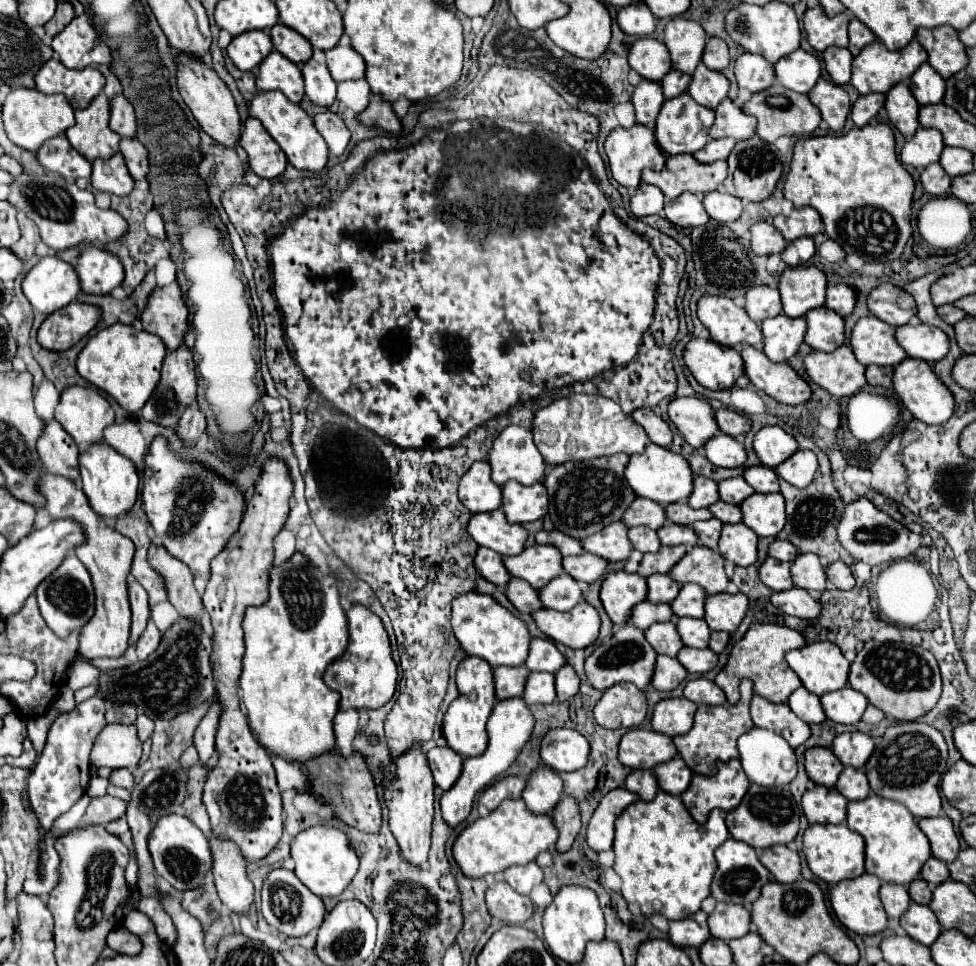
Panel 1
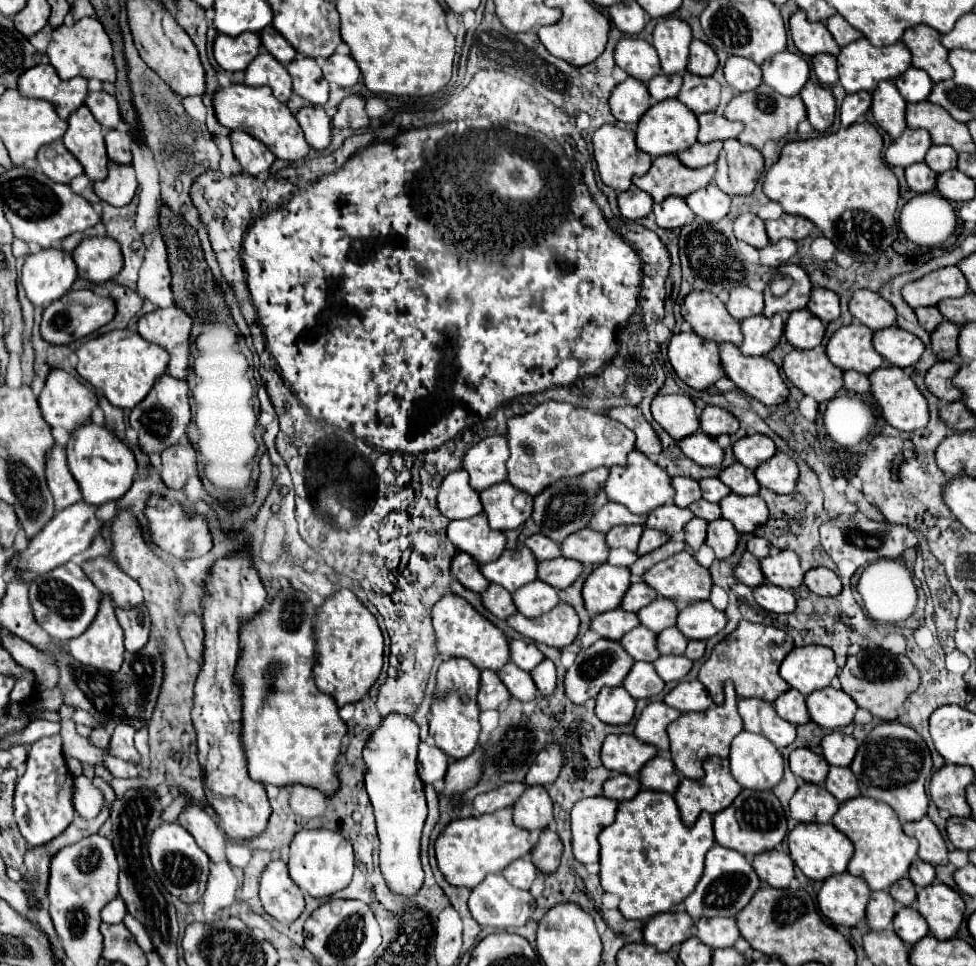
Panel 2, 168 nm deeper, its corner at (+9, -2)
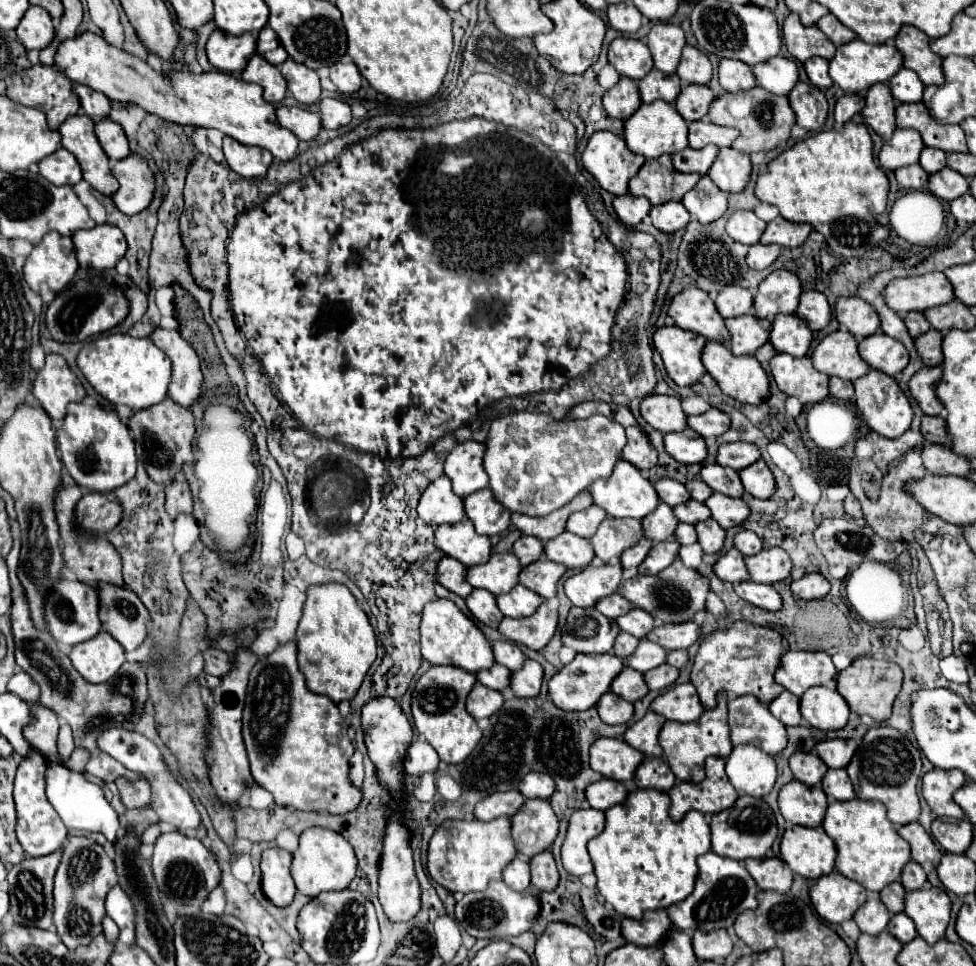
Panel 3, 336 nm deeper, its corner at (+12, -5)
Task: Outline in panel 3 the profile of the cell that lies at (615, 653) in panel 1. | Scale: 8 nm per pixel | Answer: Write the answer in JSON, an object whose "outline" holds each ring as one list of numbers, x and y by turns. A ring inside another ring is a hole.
{"outline":[[576,654,576,658,566,664,562,670,558,670,550,682,548,682,548,694,552,702,562,708,562,710,586,710,592,708,598,698,608,692,610,682,620,674,624,668,622,660,618,656,610,654,598,654,598,656,588,656,588,654]]}

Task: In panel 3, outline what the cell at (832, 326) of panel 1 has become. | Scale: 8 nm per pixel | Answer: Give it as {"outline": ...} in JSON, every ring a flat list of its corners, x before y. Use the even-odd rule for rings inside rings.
{"outline":[[778,314,772,320,772,330,768,342,776,352,786,352,790,356,806,356,812,344,812,332,794,314]]}

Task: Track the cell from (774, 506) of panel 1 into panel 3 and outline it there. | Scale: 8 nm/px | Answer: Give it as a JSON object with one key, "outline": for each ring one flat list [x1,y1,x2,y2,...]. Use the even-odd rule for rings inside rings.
{"outline":[[712,492,712,496,704,504,710,508,712,518,722,528,740,526,746,520,746,516,750,514,750,510,742,498,730,498,730,496,722,496,718,492]]}

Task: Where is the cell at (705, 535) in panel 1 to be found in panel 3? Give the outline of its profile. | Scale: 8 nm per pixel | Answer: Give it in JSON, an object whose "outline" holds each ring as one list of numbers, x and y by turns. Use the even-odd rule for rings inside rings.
{"outline":[[678,524,676,530,674,530,674,538,680,542,680,544,694,544,696,542,696,530,692,524]]}

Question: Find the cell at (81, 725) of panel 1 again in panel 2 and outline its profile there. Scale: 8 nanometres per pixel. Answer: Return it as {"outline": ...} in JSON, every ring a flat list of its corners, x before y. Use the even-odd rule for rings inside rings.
{"outline":[[61,735,35,741,27,755,27,771,15,787,15,819,29,845,45,845,73,821,73,775,67,769]]}

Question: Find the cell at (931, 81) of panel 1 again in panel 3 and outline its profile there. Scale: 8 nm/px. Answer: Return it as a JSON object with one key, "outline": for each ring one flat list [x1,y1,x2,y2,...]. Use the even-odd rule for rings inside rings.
{"outline":[[902,68,890,80,890,90,898,102,920,102,922,92,924,92,924,84,920,82,918,74,914,74,908,68]]}

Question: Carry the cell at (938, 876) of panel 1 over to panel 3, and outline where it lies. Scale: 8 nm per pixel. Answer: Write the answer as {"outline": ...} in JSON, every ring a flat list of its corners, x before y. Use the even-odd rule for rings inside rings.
{"outline":[[910,860,910,862,902,868,902,886,904,886,906,890,920,890,924,884,926,884,926,874,924,874,922,866]]}

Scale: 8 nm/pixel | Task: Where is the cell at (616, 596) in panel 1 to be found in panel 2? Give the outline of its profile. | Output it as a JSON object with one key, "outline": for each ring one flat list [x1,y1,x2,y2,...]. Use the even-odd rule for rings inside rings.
{"outline":[[609,563,599,565,583,585,583,601,589,615,601,615,621,605,621,597,631,585,631,573,627,567,613,567]]}

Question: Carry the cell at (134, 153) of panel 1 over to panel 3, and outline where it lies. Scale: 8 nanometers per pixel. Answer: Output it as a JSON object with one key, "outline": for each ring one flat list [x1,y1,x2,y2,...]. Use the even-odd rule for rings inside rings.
{"outline":[[102,118,102,122,94,124,94,130,96,130,94,134,96,134,102,150,106,152,106,156,112,162,118,162,130,154,128,140,126,140,122,126,116,124,112,118]]}

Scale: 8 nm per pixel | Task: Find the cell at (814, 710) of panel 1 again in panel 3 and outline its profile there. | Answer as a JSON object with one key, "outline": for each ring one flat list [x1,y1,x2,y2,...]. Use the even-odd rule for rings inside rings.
{"outline":[[784,690,774,702,768,704,768,708,784,726,798,726,802,720,800,710,798,710,798,702,800,702,798,696]]}

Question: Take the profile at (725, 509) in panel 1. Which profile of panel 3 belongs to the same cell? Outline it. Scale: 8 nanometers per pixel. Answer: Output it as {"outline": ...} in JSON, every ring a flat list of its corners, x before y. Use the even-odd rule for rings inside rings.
{"outline":[[688,500,684,504,678,504,672,510,674,510,674,516,680,522,686,522,686,524,698,524,698,522,710,518,710,510,704,504,694,502,694,500]]}

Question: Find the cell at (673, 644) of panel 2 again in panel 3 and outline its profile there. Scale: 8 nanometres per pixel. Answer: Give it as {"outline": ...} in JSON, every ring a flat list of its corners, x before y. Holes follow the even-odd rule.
{"outline":[[640,640,638,648,634,650,634,654,630,658,624,658,622,660,624,666,628,668,634,668,638,672,648,672,660,664,666,662,666,650,654,642,646,642,646,640]]}

